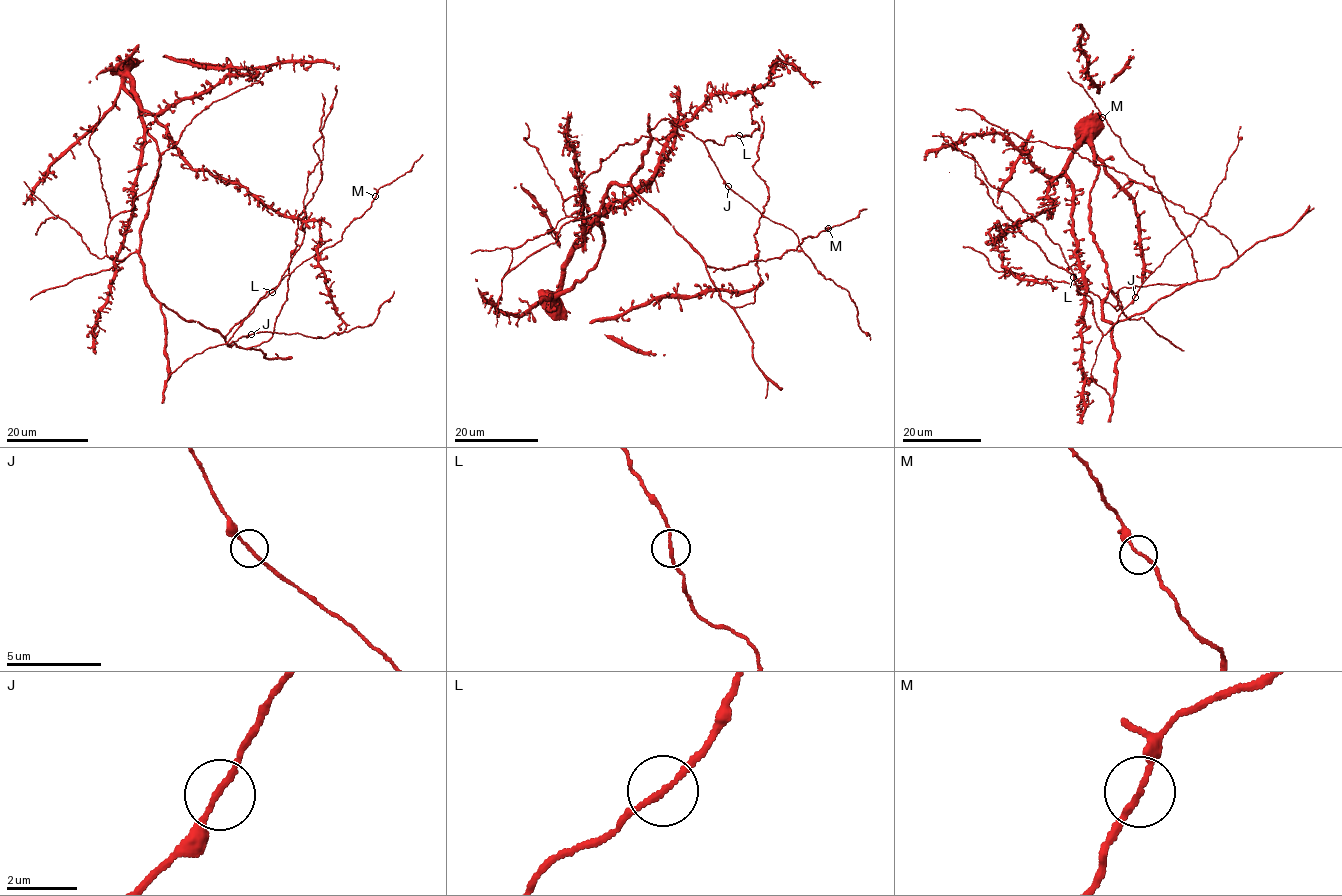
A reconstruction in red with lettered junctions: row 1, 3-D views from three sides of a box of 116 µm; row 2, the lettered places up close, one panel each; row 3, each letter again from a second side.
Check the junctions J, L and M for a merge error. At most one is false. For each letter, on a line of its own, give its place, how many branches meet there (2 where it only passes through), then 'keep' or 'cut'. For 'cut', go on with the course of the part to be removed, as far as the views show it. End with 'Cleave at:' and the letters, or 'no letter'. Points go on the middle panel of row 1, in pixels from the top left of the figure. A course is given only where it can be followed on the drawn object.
J: place (728, 186); branches 2; keep
L: place (739, 135); branches 2; keep
M: place (828, 228); branches 2; keep
Cleave at: no letter

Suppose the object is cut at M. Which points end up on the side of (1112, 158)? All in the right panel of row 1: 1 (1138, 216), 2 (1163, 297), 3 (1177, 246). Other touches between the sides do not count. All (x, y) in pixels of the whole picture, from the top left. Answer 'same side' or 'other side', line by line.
1: same side
2: other side
3: same side

